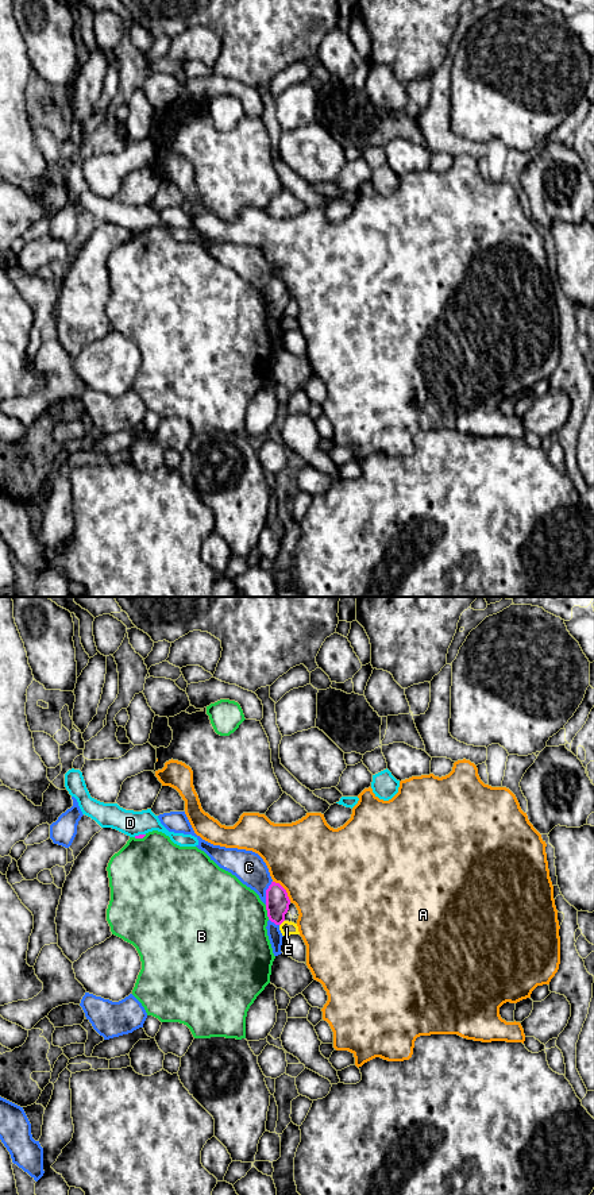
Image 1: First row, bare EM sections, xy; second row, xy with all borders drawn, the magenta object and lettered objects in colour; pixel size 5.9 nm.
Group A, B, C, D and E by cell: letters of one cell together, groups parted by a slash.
A / B / C / D / E

